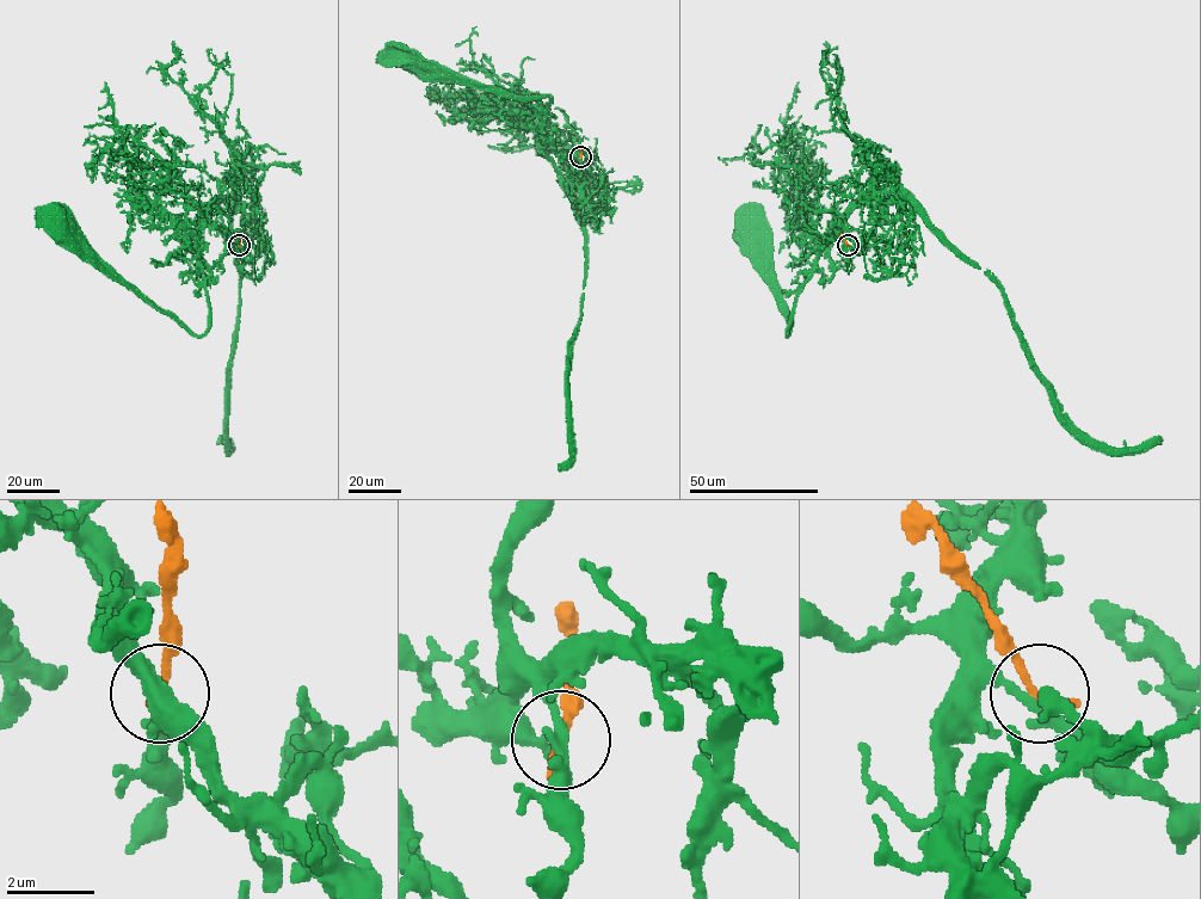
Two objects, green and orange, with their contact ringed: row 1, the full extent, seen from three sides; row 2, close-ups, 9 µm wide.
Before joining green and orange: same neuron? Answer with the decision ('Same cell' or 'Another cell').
Another cell

